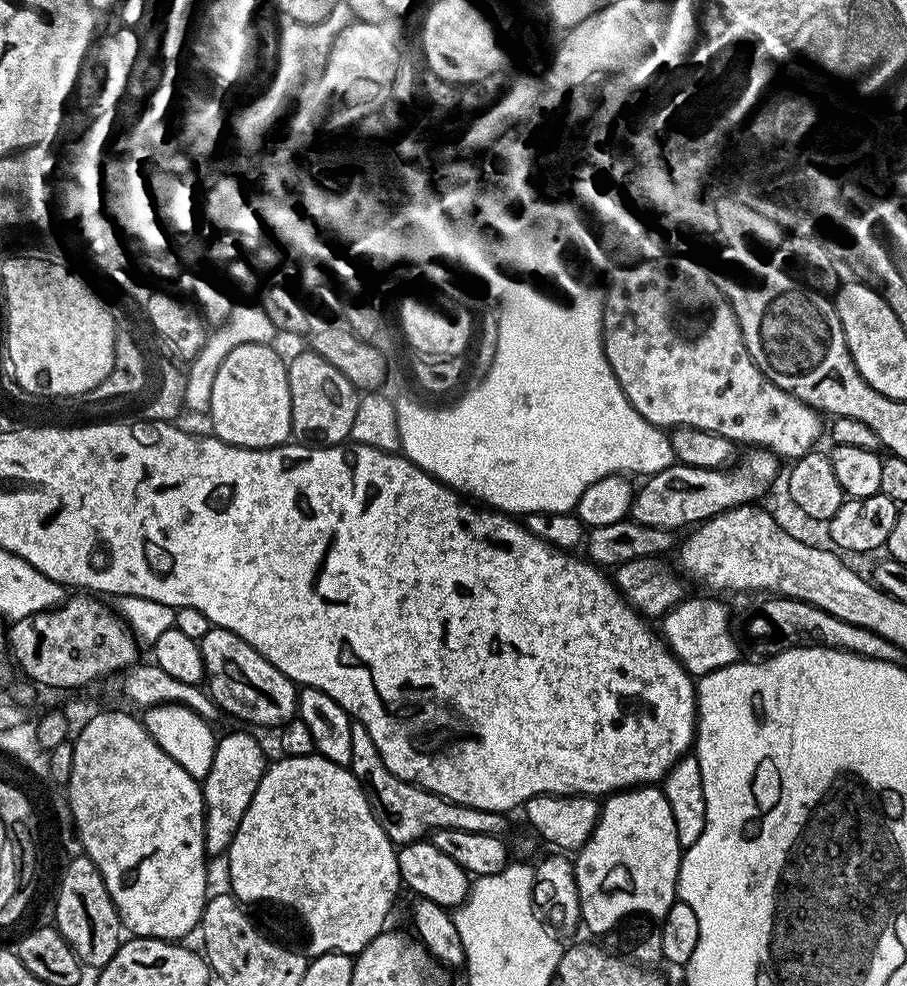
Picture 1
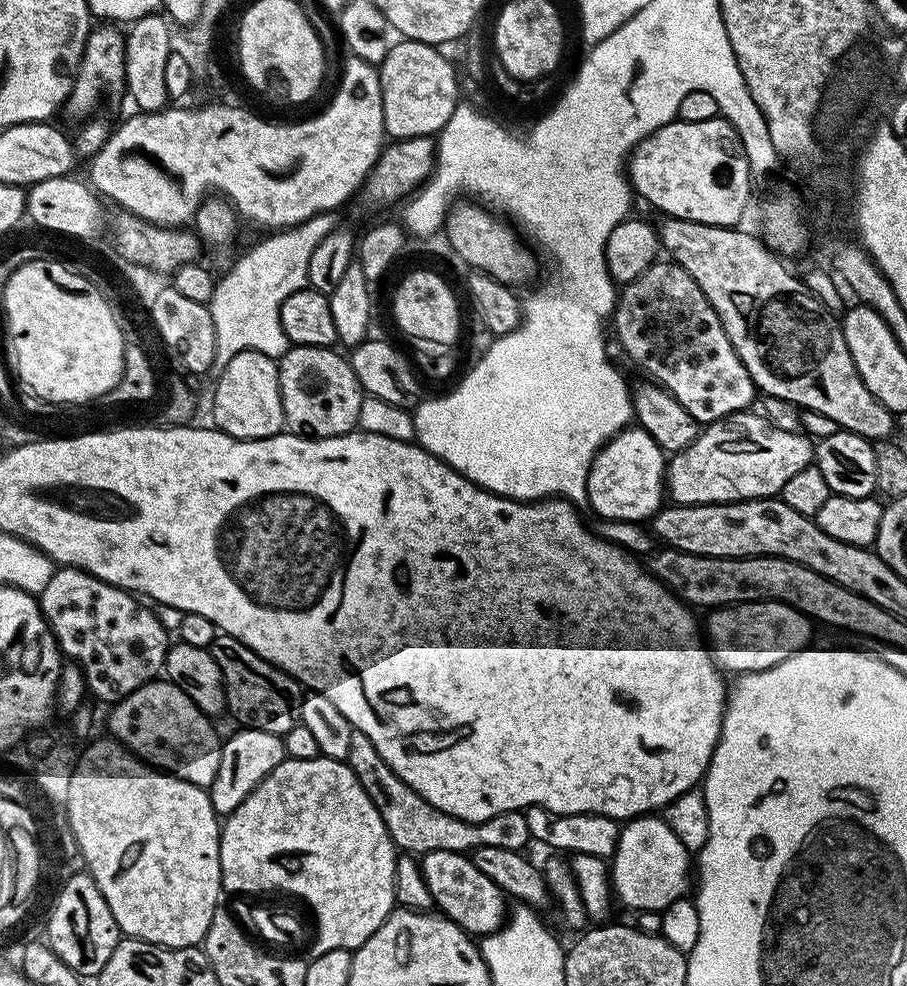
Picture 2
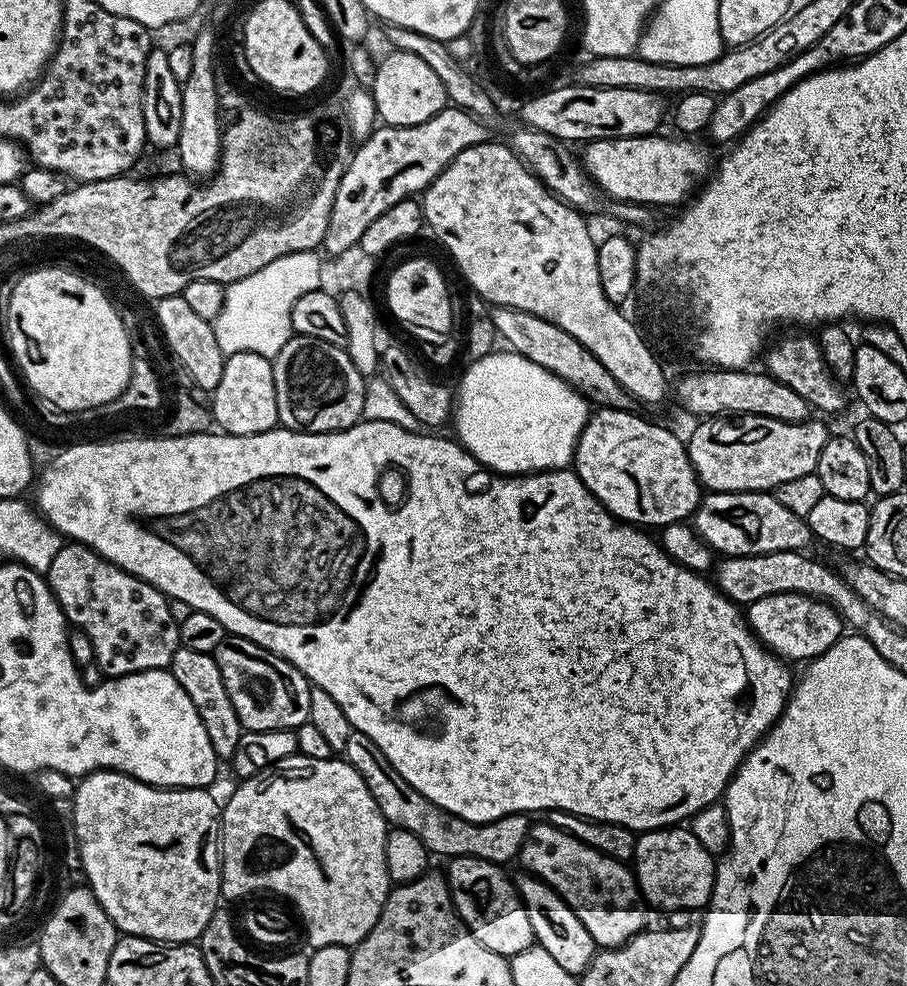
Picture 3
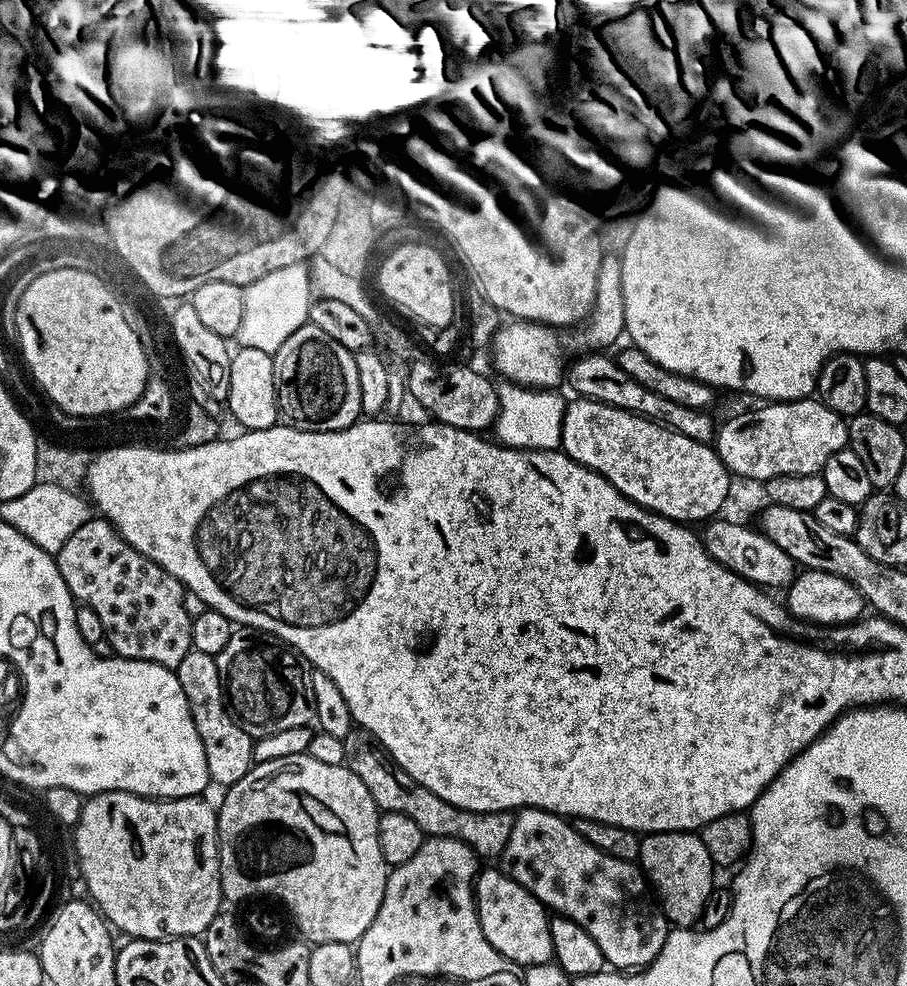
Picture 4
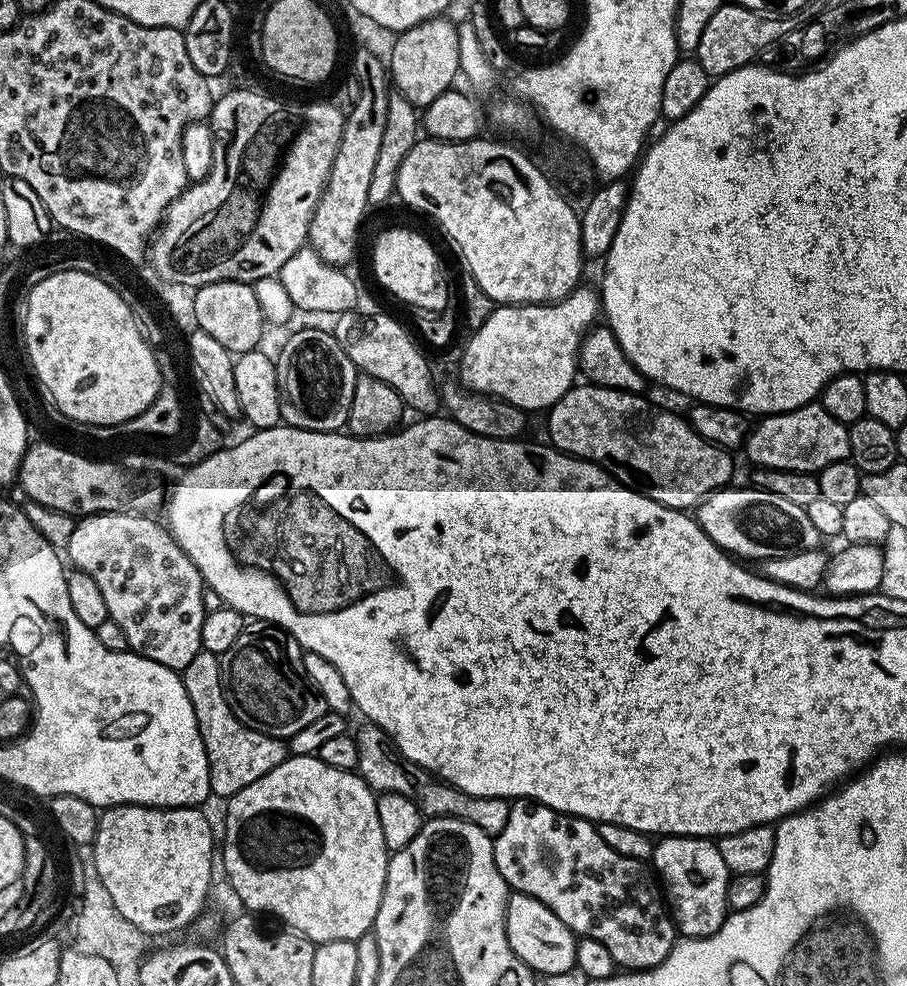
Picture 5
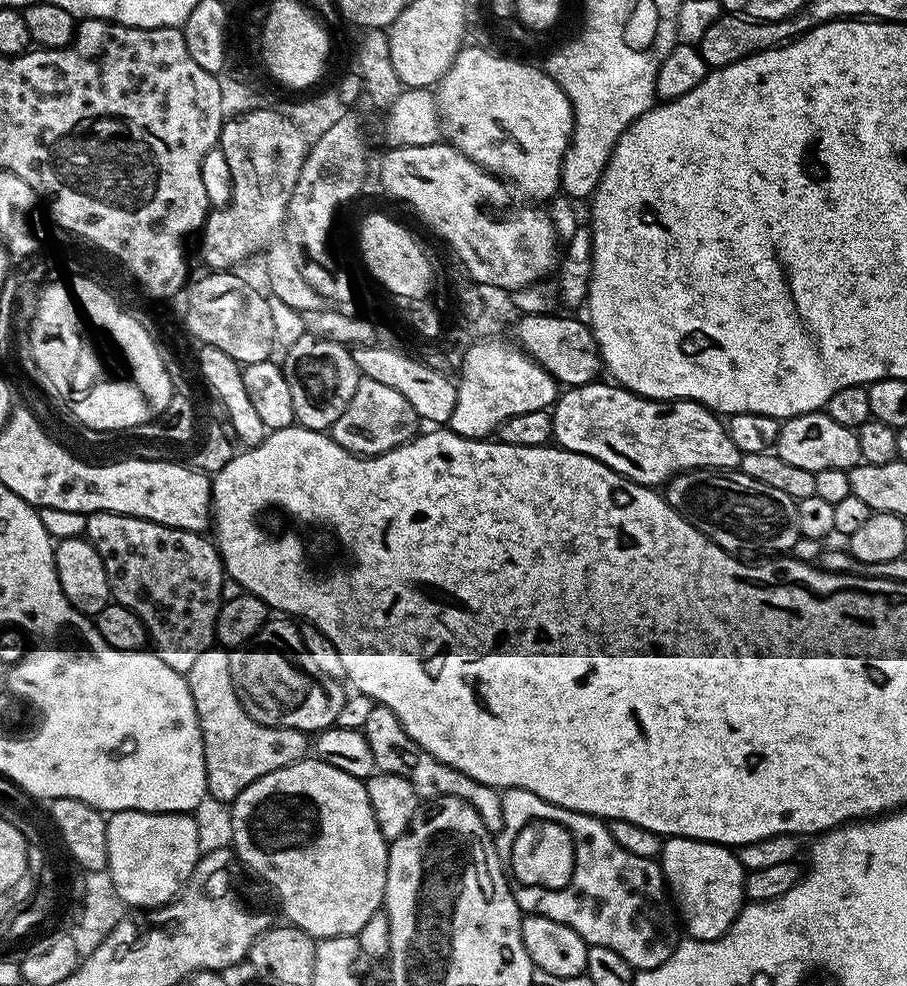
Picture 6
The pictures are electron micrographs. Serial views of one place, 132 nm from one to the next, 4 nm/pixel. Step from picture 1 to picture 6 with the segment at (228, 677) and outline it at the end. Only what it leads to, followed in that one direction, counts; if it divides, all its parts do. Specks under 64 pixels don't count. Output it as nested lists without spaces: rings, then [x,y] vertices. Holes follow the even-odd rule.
[[[288,618],[269,619],[248,643],[228,652],[234,694],[238,694],[238,702],[254,722],[271,728],[293,728],[305,734],[319,734],[335,725],[346,695],[345,685],[312,670],[303,672],[300,660],[302,664],[300,629]]]

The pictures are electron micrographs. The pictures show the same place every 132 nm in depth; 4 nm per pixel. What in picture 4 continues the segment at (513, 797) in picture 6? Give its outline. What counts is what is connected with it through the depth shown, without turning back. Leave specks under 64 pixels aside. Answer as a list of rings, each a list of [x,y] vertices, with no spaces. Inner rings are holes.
[[[522,808],[515,813],[515,817],[514,830],[510,833],[510,842],[506,842],[506,850],[502,857],[502,868],[503,871],[508,873],[509,878],[514,882],[518,882],[526,890],[530,890],[530,894],[534,894],[534,898],[541,900],[544,907],[551,910],[556,916],[564,916],[568,920],[578,922],[578,926],[582,926],[582,930],[586,930],[586,934],[590,934],[590,938],[594,938],[598,942],[598,950],[602,950],[605,961],[613,969],[643,970],[649,964],[653,964],[670,934],[670,921],[655,903],[652,905],[648,901],[649,889],[646,887],[646,877],[643,871],[633,861],[610,858],[610,854],[598,850],[598,846],[594,846],[589,840],[582,838],[582,834],[578,834],[575,827],[565,817],[557,813],[548,812],[545,808]]]

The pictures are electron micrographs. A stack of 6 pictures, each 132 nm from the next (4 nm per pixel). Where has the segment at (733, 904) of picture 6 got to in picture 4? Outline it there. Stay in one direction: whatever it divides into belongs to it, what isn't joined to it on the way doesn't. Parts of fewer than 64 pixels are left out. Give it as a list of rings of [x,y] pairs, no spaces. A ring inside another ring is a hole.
[[[695,831],[653,832],[645,835],[640,842],[638,864],[654,892],[656,887],[664,915],[673,925],[681,924],[681,929],[691,929],[692,923],[695,920],[697,923],[703,917],[704,903],[714,887],[714,865],[710,854],[706,854],[706,846],[702,846],[699,835]]]

